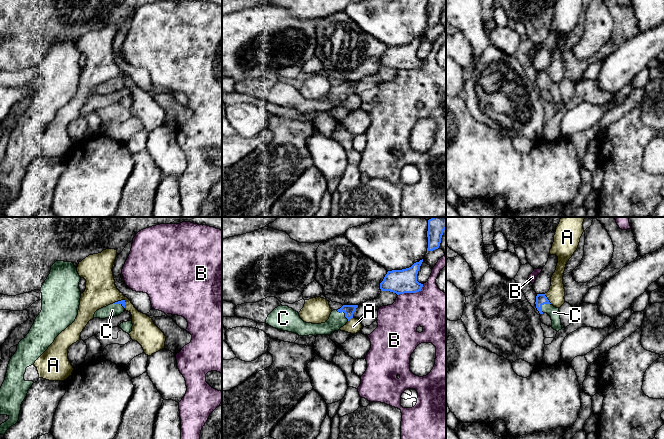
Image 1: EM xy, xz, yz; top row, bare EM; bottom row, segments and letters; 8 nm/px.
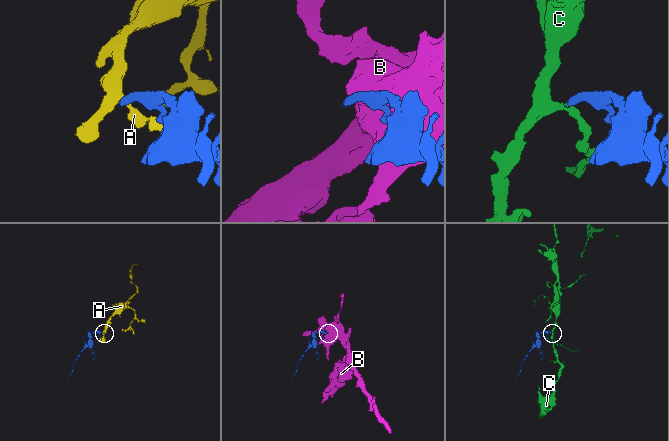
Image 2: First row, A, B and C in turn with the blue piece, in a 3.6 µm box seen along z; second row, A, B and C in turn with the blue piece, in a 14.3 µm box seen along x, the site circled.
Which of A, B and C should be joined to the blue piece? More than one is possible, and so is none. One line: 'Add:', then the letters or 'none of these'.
Add: C

